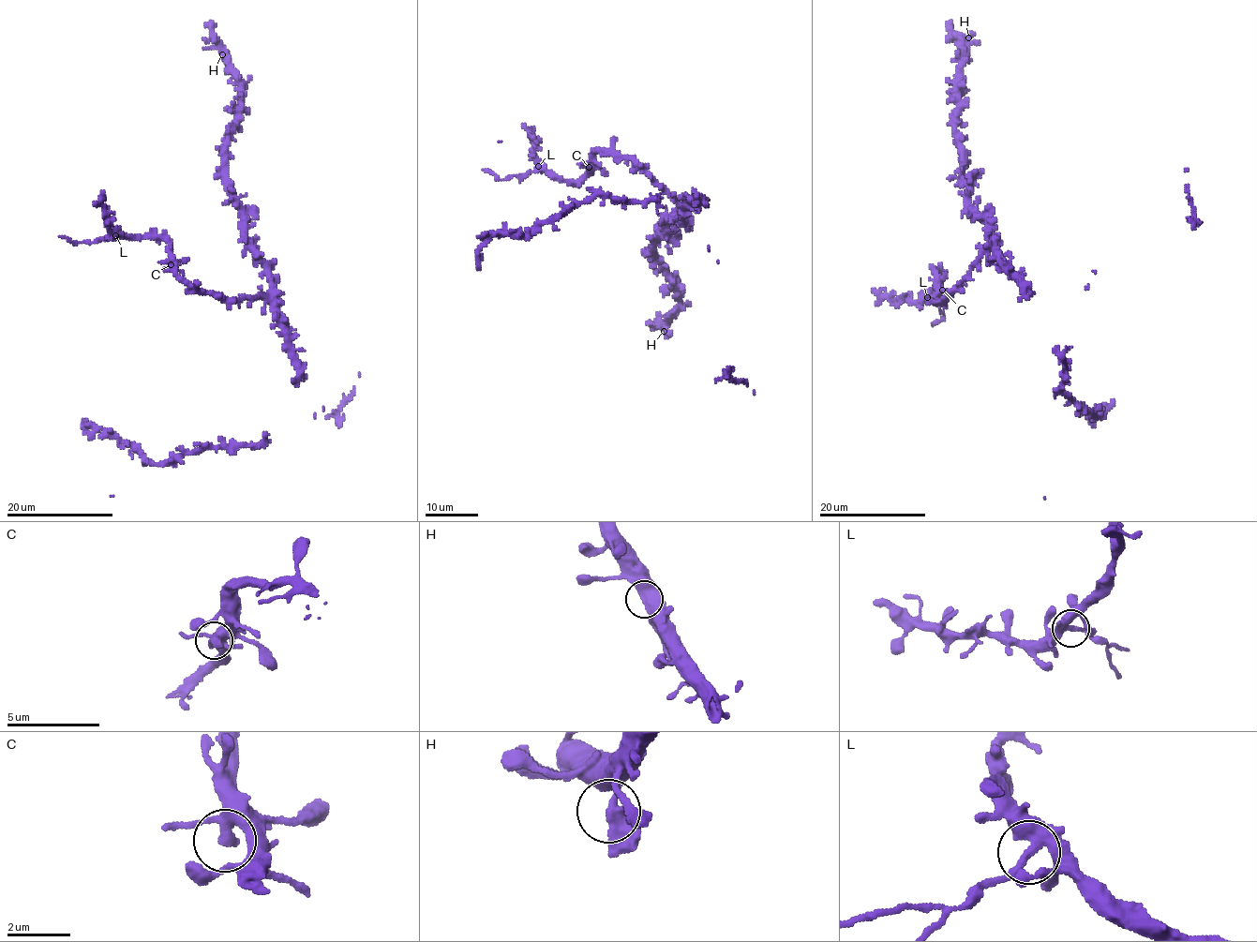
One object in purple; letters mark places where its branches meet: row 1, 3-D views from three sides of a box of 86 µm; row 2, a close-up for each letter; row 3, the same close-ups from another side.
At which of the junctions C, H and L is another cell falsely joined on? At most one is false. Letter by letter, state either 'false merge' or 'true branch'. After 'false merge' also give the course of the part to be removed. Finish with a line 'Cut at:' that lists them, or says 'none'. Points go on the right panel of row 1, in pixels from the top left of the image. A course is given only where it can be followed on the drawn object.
C: true branch
H: true branch
L: false merge | (927, 297), (938, 302), (943, 317), (932, 325)
Cut at: L

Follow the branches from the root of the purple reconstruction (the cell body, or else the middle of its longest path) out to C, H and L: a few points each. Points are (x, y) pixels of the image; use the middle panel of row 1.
C: (691, 204), (678, 202), (632, 159), (610, 151), (595, 152), (589, 167)
H: (691, 204), (681, 221), (664, 221), (666, 232), (654, 247), (661, 270), (676, 287), (680, 307), (664, 331)
L: (691, 204), (678, 202), (632, 159), (608, 151), (595, 152), (593, 172), (578, 181), (559, 181), (538, 166)

